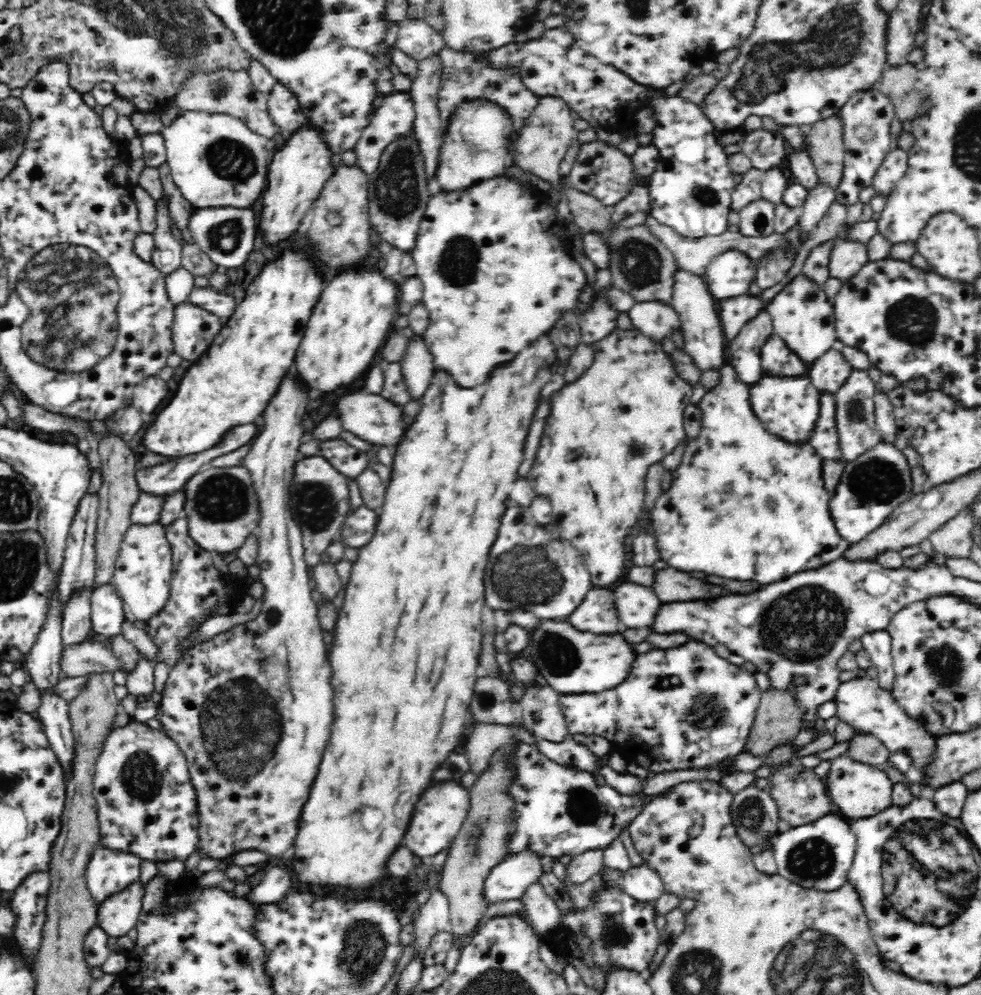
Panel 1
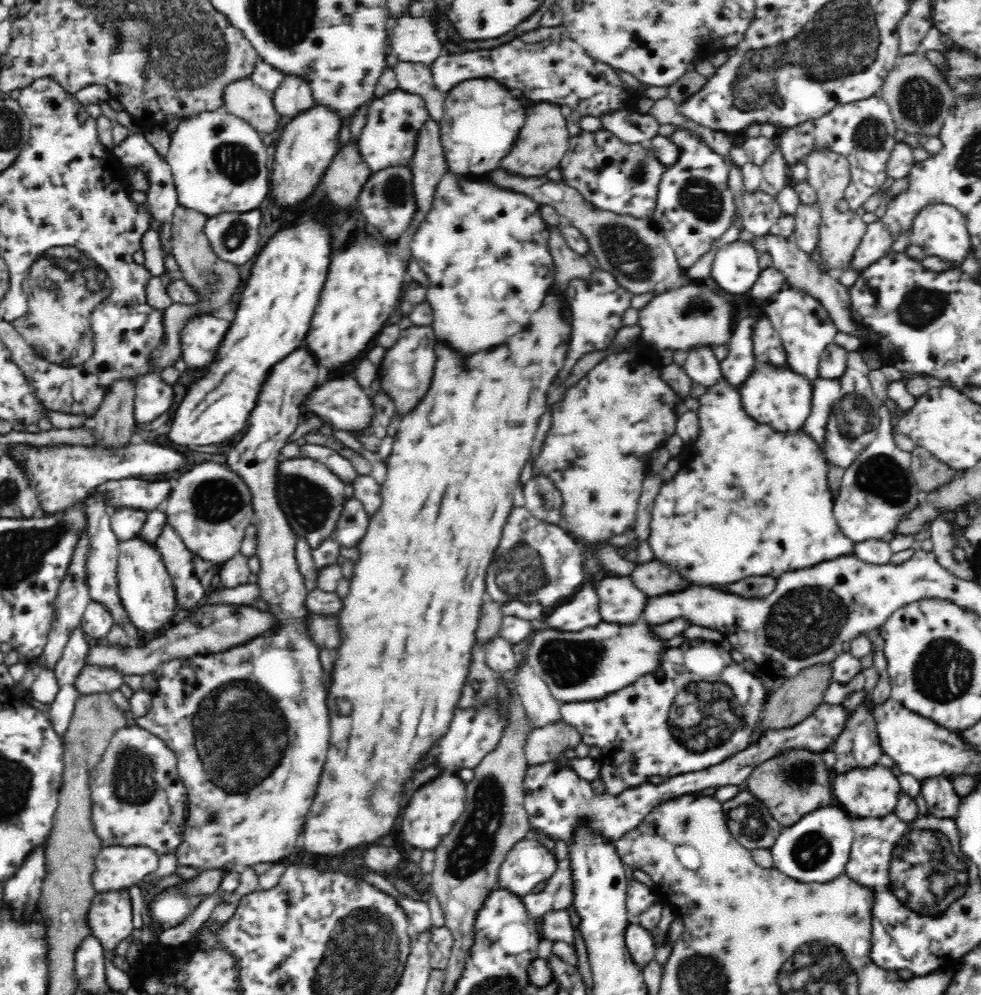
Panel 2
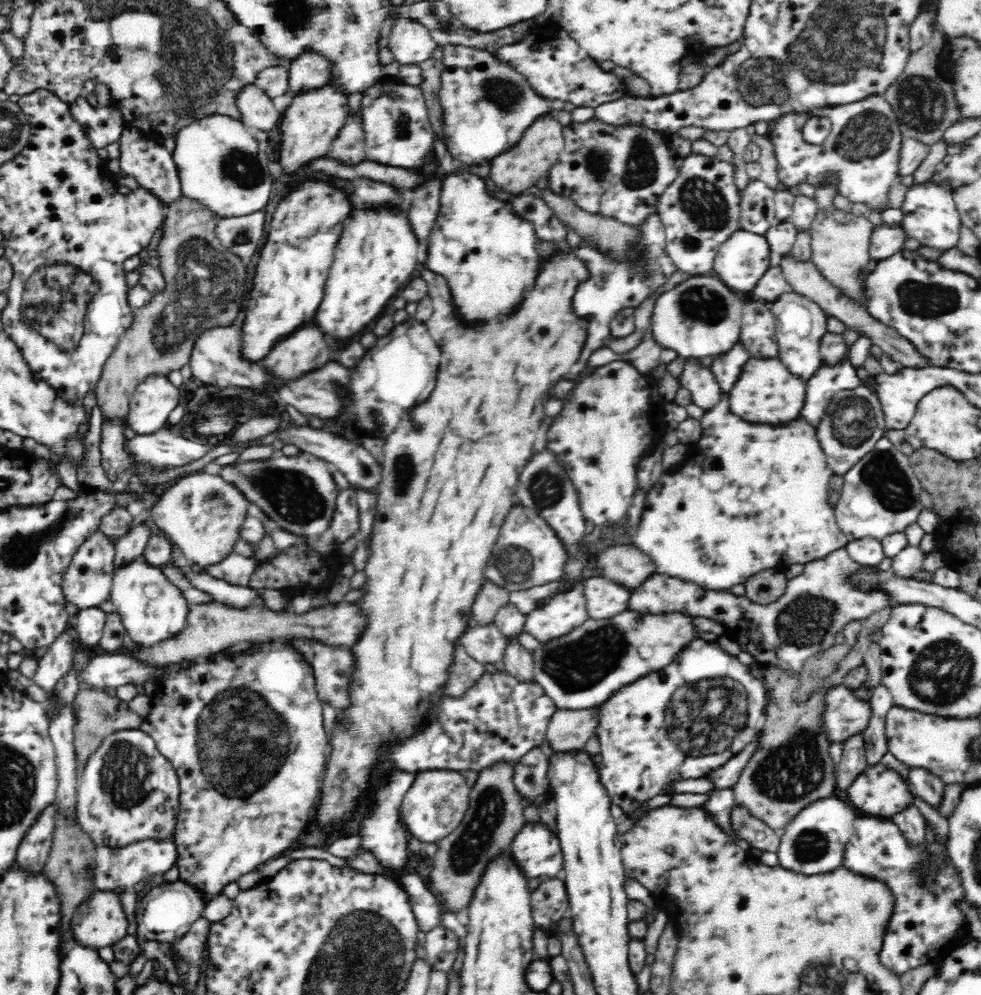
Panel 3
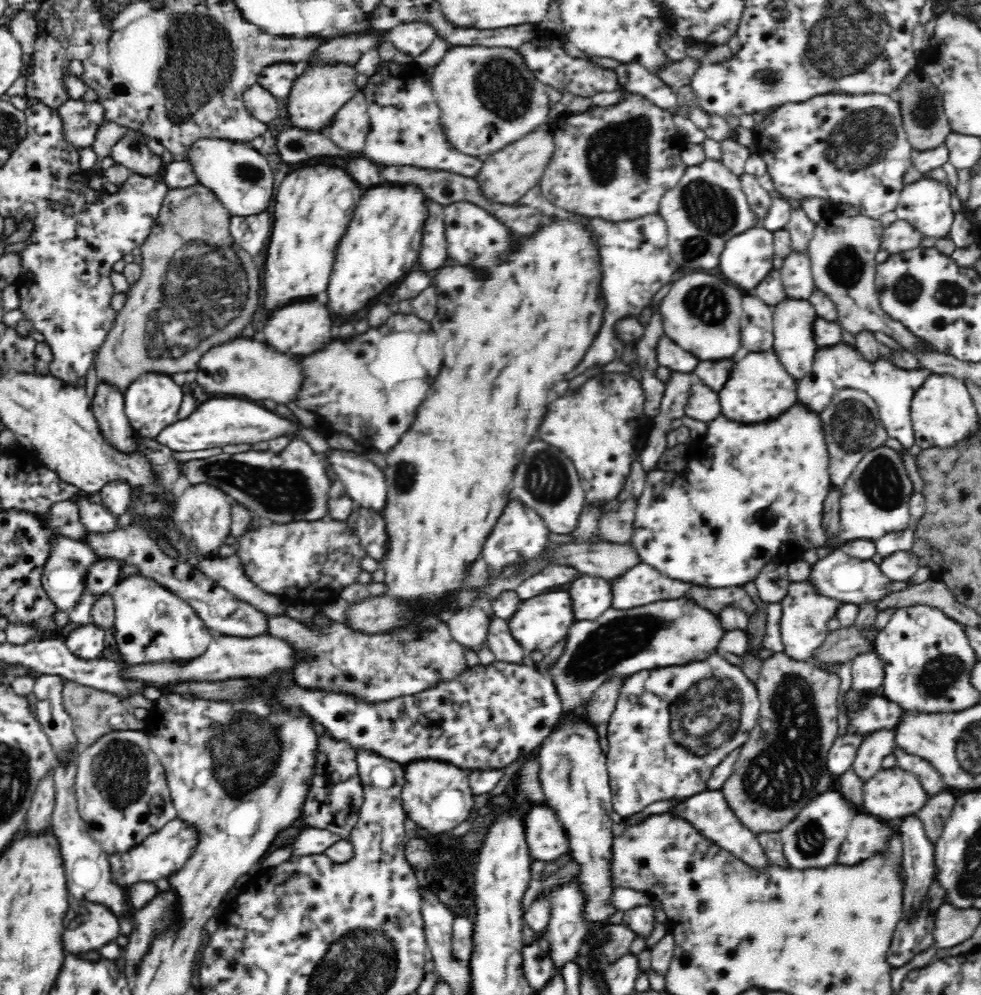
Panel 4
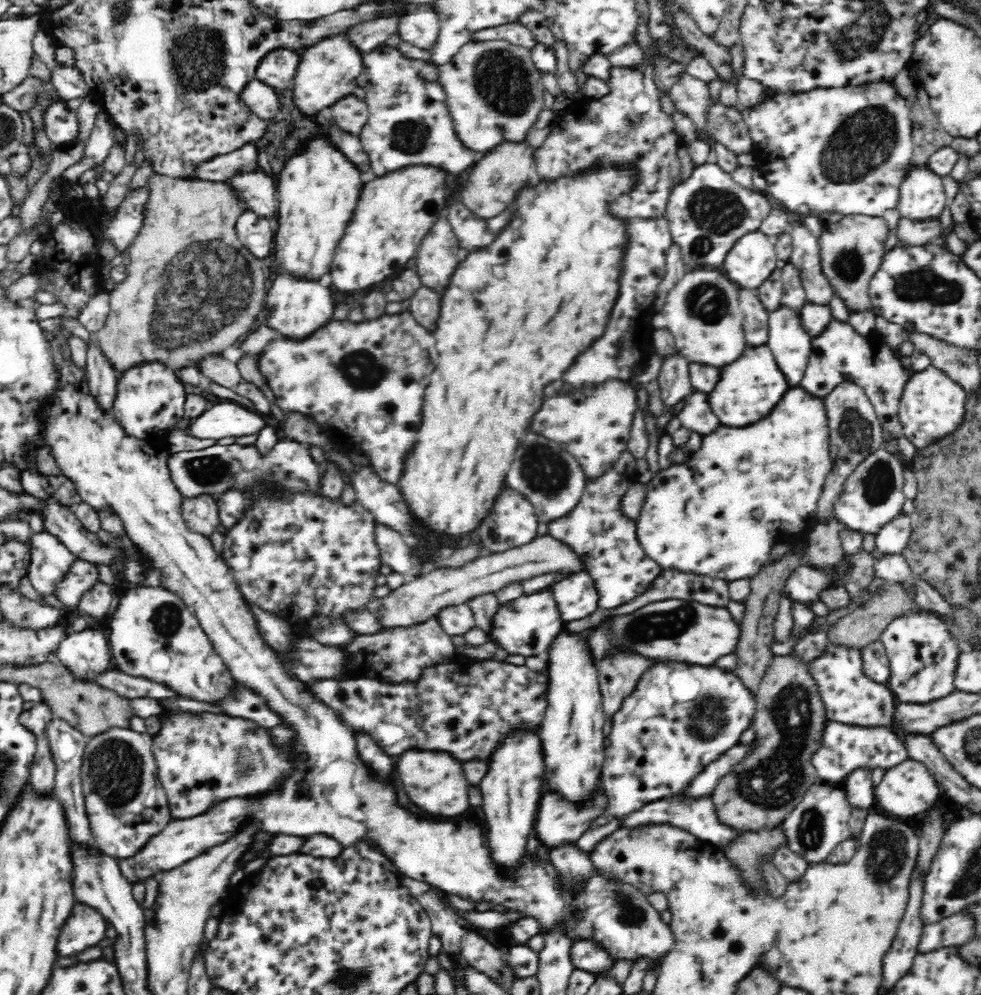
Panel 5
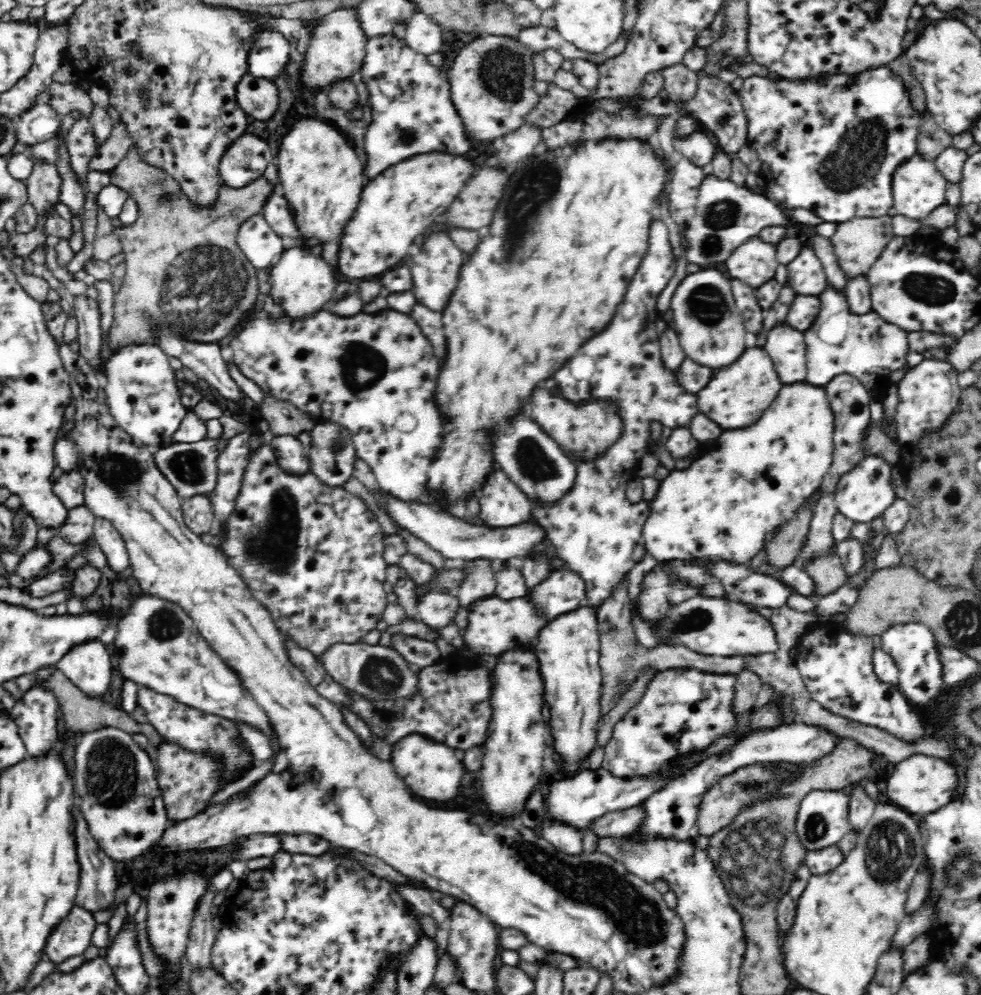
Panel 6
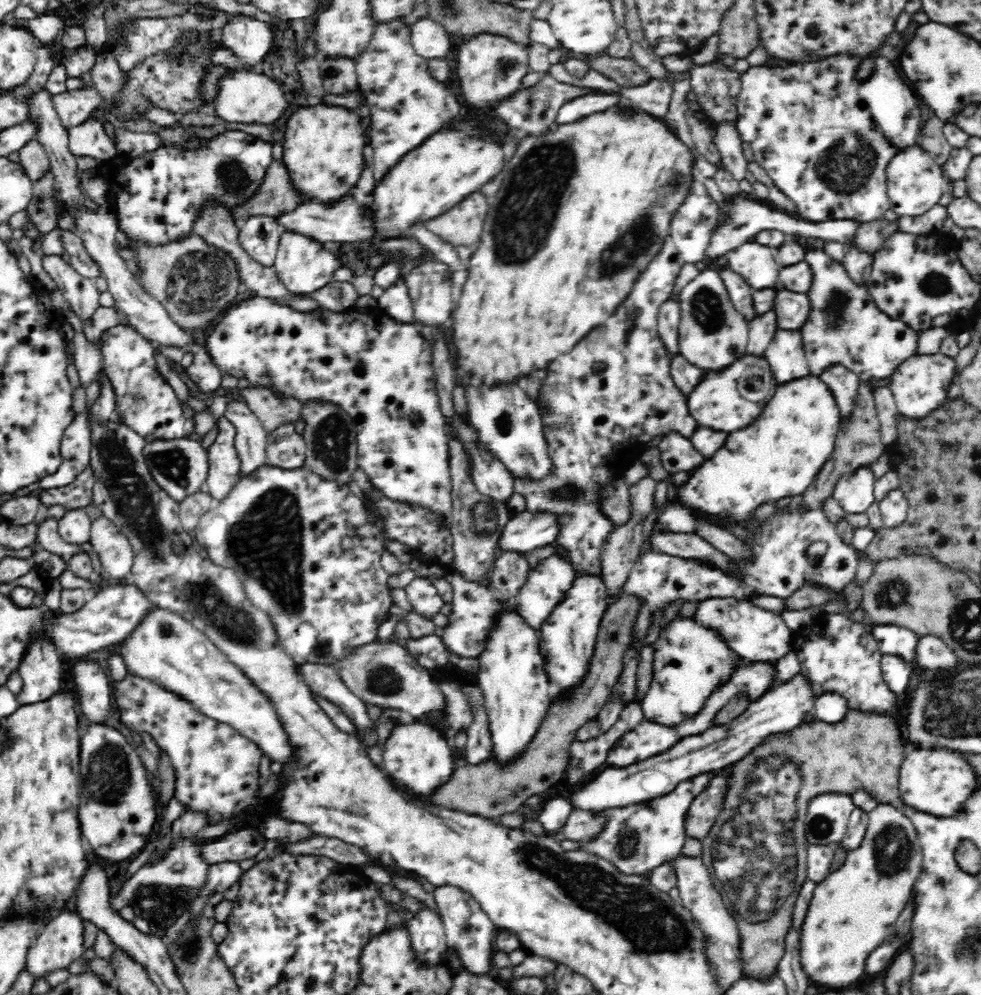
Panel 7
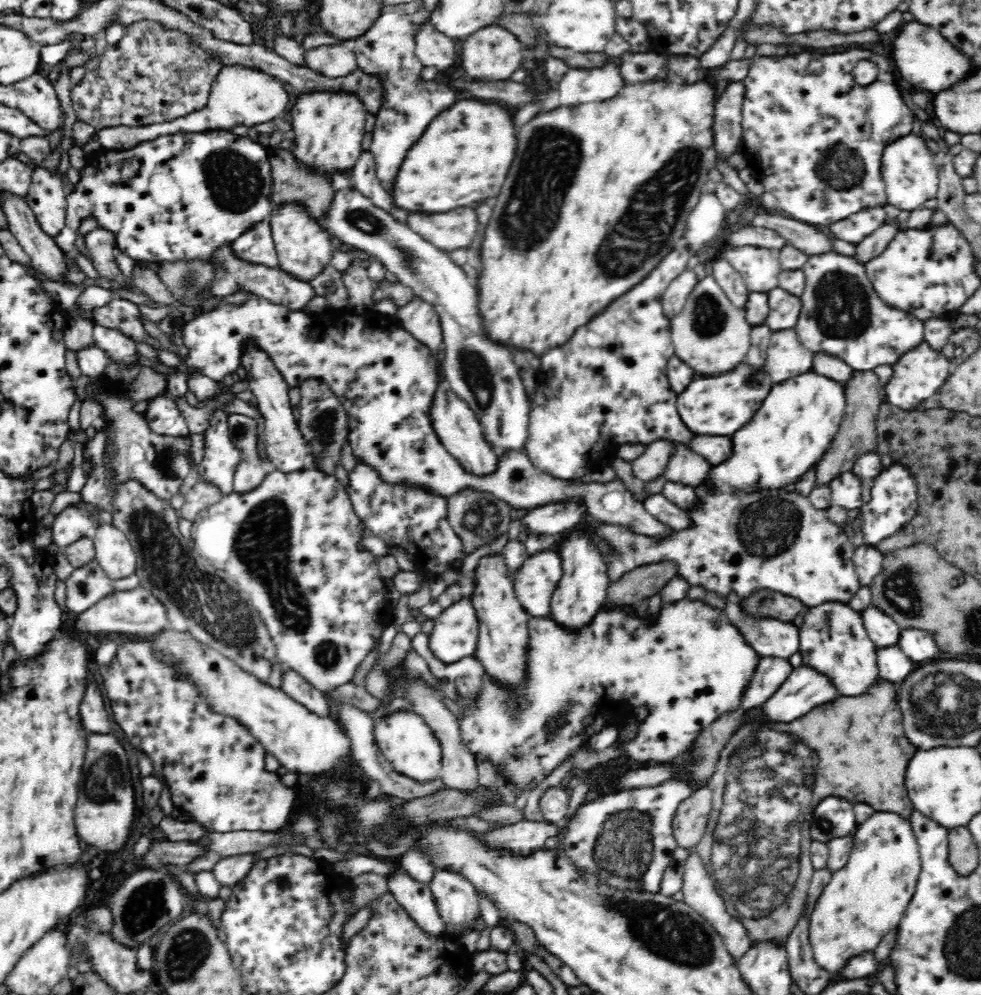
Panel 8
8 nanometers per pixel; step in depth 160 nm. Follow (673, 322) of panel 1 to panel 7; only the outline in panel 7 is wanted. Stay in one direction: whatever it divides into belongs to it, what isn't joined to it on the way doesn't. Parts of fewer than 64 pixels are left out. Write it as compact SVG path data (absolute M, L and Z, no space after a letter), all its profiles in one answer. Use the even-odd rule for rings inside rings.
M716 270L700 272L680 291L678 303L681 310L678 345L690 364L698 368L718 370L730 366L746 354L749 324L736 310L720 274Z

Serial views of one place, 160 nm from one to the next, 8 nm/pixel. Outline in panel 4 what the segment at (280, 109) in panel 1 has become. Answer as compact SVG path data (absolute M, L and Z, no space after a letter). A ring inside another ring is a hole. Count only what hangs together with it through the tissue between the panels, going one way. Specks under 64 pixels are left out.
M375 31L366 36L326 41L311 52L307 64L347 64L354 67L362 54L369 52L378 42L380 39Z

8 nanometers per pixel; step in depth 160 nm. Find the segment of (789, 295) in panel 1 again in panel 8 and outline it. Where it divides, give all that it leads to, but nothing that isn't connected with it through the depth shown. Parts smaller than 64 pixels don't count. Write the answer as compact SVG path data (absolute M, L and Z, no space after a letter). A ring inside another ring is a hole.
M794 329L780 330L772 334L764 368L770 372L774 382L784 382L788 378L813 370L812 354L808 354L804 345L798 342L796 334Z

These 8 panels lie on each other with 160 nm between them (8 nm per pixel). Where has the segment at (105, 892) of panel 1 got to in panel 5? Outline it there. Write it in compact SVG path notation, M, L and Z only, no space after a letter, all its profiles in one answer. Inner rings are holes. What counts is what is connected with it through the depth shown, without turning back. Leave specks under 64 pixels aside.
M63 360L57 376L57 385L47 400L34 408L32 412L33 422L37 423L36 438L42 438L43 446L48 446L62 476L73 483L81 500L100 510L111 508L116 511L123 520L125 534L137 547L139 554L142 554L144 561L152 567L152 572L159 578L159 586L166 587L180 595L187 605L191 605L199 617L200 625L212 645L224 661L234 681L242 682L247 688L256 690L264 696L276 712L284 715L284 725L292 727L296 736L292 738L298 758L294 774L290 776L290 782L284 790L278 790L270 796L264 796L260 800L252 798L232 798L224 800L222 804L213 810L190 819L173 819L166 825L166 828L151 836L148 842L134 856L117 859L120 870L128 882L138 882L146 878L159 877L161 873L174 870L185 862L192 860L195 856L205 853L208 847L224 842L228 836L243 823L242 820L258 816L266 832L282 832L282 834L296 834L296 836L308 836L308 834L328 834L342 842L344 847L356 844L360 839L374 838L376 843L384 849L392 862L398 867L406 878L413 878L419 881L426 881L434 885L442 895L457 894L464 899L476 902L492 902L504 906L507 910L520 912L522 916L532 915L540 919L542 923L542 934L548 927L558 924L559 918L564 913L569 913L570 908L582 910L582 920L576 924L574 932L570 935L578 935L582 939L596 939L604 943L604 947L616 960L633 960L640 956L650 957L652 966L658 970L661 960L668 950L672 948L673 934L668 924L660 916L660 913L646 900L646 894L638 892L633 886L620 884L619 882L607 882L601 876L592 872L588 882L580 882L576 898L565 898L559 892L559 884L555 882L555 870L550 859L540 858L539 854L524 856L523 866L516 875L510 879L501 878L489 858L489 850L485 838L480 838L480 828L470 822L430 822L404 812L396 804L396 794L386 784L372 780L368 776L369 770L361 762L358 756L356 738L354 732L344 726L343 720L325 707L320 701L314 699L308 691L306 684L290 677L282 663L277 659L275 651L268 646L258 631L255 630L255 622L252 613L244 601L237 582L232 576L231 568L215 552L210 539L197 532L192 532L184 522L181 515L183 494L171 480L171 474L167 466L168 453L164 448L157 448L153 440L137 439L130 440L126 431L115 419L114 414L104 412L94 400L89 391L85 379L85 369L78 366L73 360Z

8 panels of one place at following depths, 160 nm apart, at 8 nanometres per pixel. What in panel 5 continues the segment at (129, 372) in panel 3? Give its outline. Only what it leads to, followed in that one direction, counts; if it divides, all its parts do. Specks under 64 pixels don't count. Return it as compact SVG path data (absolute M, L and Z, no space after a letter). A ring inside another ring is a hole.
M154 173L148 180L148 186L151 191L150 201L147 203L148 211L144 220L143 231L136 237L131 244L131 248L127 251L131 258L131 264L128 266L128 276L116 288L110 292L110 314L108 320L102 330L96 334L97 346L102 354L111 363L112 368L117 370L118 374L131 371L132 368L142 366L142 363L160 363L167 366L170 370L182 370L182 368L199 368L203 361L210 356L218 356L236 341L242 334L250 332L250 328L257 322L258 314L264 308L264 298L266 298L266 276L264 270L258 265L259 260L256 259L247 249L242 247L241 242L235 232L235 224L238 216L243 214L242 208L237 204L236 197L232 191L226 187L224 183L212 183L204 180L196 180L192 178L174 178L166 175Z

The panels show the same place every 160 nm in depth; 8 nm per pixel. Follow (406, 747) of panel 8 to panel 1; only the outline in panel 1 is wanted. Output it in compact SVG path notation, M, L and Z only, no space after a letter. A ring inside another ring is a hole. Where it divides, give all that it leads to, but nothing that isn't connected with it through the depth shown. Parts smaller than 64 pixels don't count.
M457 781L444 782L432 786L424 792L420 804L416 804L416 812L412 816L412 824L404 836L404 844L412 850L414 856L436 856L442 850L450 848L458 830L463 827L471 810L471 796L468 789Z

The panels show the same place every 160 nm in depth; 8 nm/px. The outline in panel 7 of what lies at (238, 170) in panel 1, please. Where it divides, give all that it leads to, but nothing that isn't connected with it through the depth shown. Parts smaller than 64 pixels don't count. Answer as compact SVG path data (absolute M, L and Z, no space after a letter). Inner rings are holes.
M348 196L342 200L342 204L336 206L322 206L322 204L312 204L305 202L298 204L288 212L282 212L275 218L276 223L285 231L301 234L306 238L311 238L316 242L354 242L354 240L368 240L372 236L368 220L364 220L362 206L356 206L354 198Z

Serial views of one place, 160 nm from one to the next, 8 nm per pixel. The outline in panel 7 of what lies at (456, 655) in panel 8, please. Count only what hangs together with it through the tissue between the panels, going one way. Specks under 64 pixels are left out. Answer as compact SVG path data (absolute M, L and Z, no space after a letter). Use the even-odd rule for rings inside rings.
M445 567L445 579L452 585L453 597L452 611L448 616L448 624L444 627L444 640L446 650L462 657L478 659L487 647L487 640L496 630L500 616L507 612L510 605L505 604L495 595L495 592L484 584L466 582L455 569Z

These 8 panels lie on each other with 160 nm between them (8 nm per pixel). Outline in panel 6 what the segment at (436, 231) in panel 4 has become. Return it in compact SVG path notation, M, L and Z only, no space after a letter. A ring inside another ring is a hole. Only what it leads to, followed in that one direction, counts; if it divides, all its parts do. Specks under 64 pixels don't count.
M447 230L426 236L420 252L410 258L410 272L414 276L412 292L417 301L441 312L457 285L459 271L464 262L462 254L462 250L454 244L454 240L450 238Z

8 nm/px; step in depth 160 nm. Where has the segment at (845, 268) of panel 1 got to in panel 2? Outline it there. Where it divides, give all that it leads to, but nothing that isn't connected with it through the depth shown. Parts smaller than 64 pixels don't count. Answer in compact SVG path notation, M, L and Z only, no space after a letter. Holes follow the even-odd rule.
M872 222L868 224L864 236L862 236L858 248L854 250L854 256L848 264L849 270L860 272L874 264L876 260L880 260L888 254L889 246L894 242L890 237L888 229L881 222Z

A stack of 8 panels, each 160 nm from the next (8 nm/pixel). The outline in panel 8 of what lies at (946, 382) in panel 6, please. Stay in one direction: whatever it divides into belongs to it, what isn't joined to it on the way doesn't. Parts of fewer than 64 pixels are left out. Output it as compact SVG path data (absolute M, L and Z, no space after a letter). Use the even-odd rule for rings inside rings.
M922 341L920 346L906 352L904 356L900 356L896 364L893 364L893 375L884 385L887 402L902 411L918 410L924 400L938 394L940 388L947 382L953 369L951 361L942 351L932 350Z

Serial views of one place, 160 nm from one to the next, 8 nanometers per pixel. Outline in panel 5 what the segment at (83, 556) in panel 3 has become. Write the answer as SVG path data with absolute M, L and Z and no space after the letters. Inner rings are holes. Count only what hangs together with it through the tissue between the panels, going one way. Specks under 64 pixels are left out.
M46 530L32 533L30 541L32 564L28 566L28 578L40 594L56 596L60 580L66 578L79 558L56 535Z

